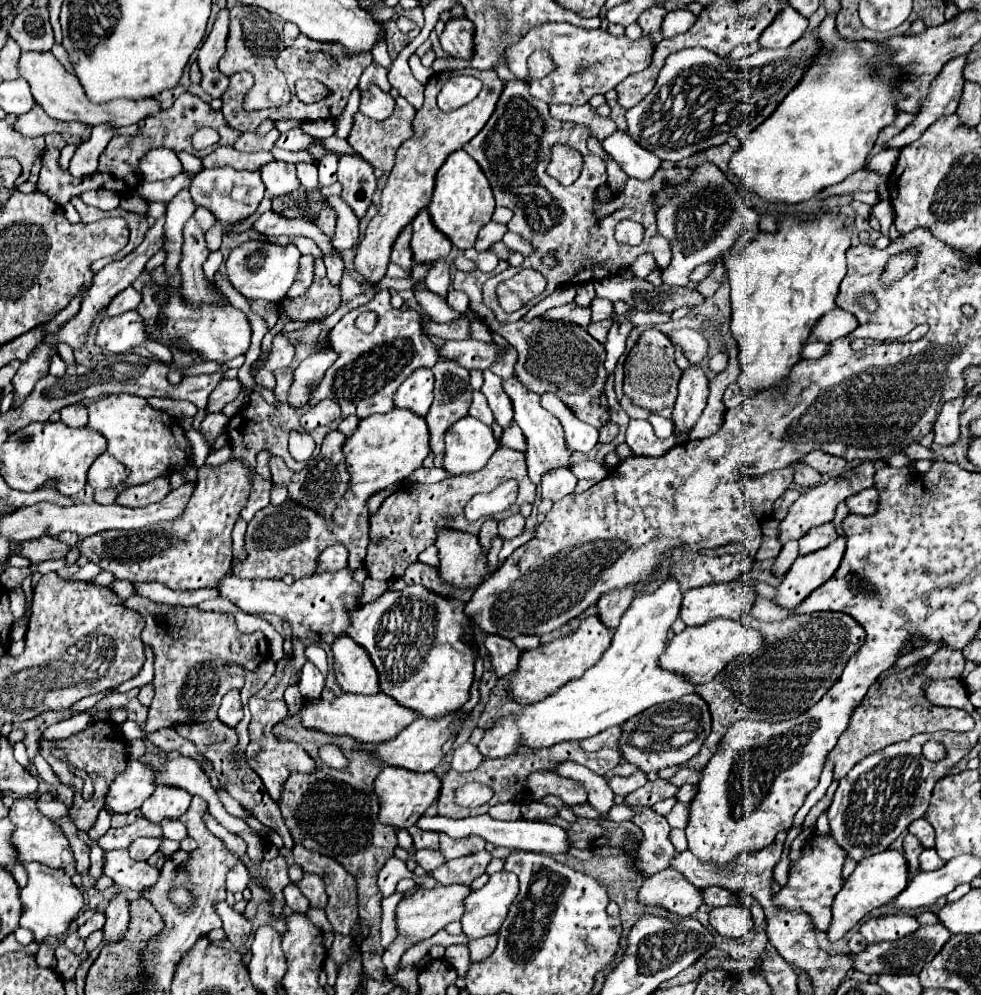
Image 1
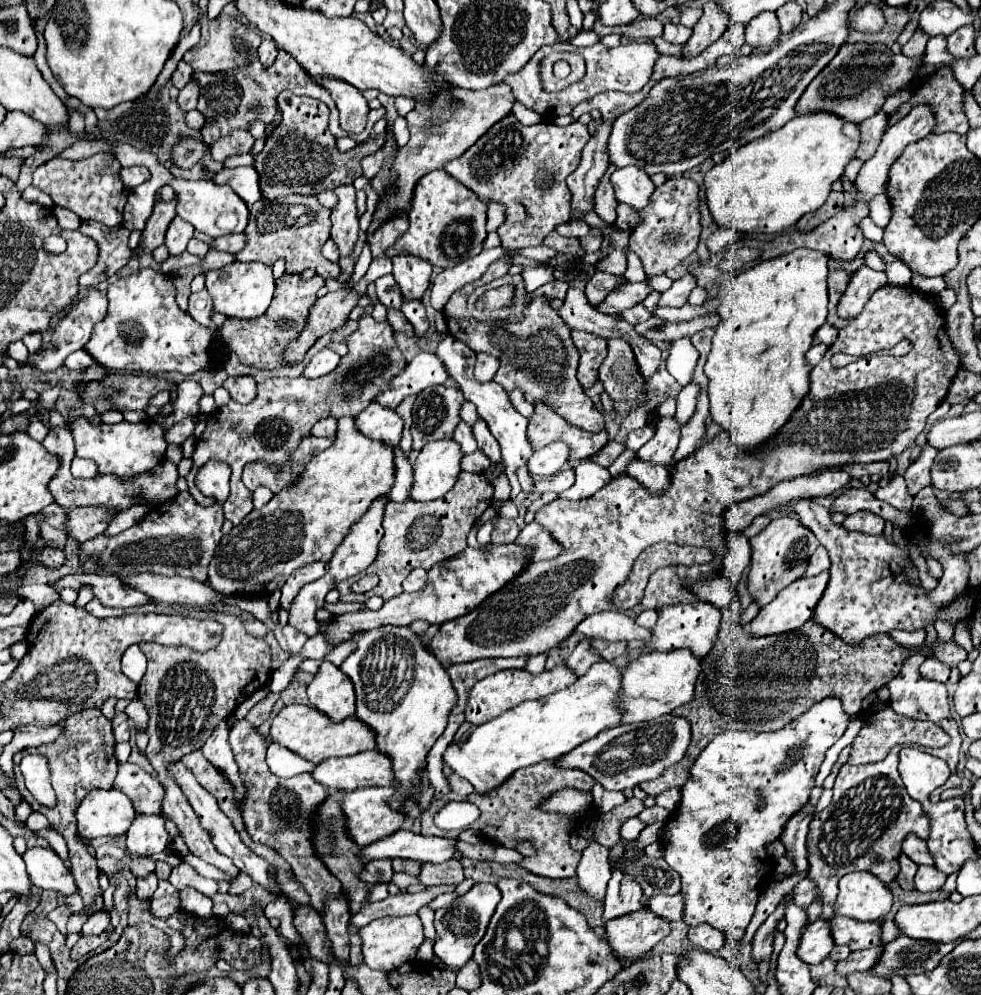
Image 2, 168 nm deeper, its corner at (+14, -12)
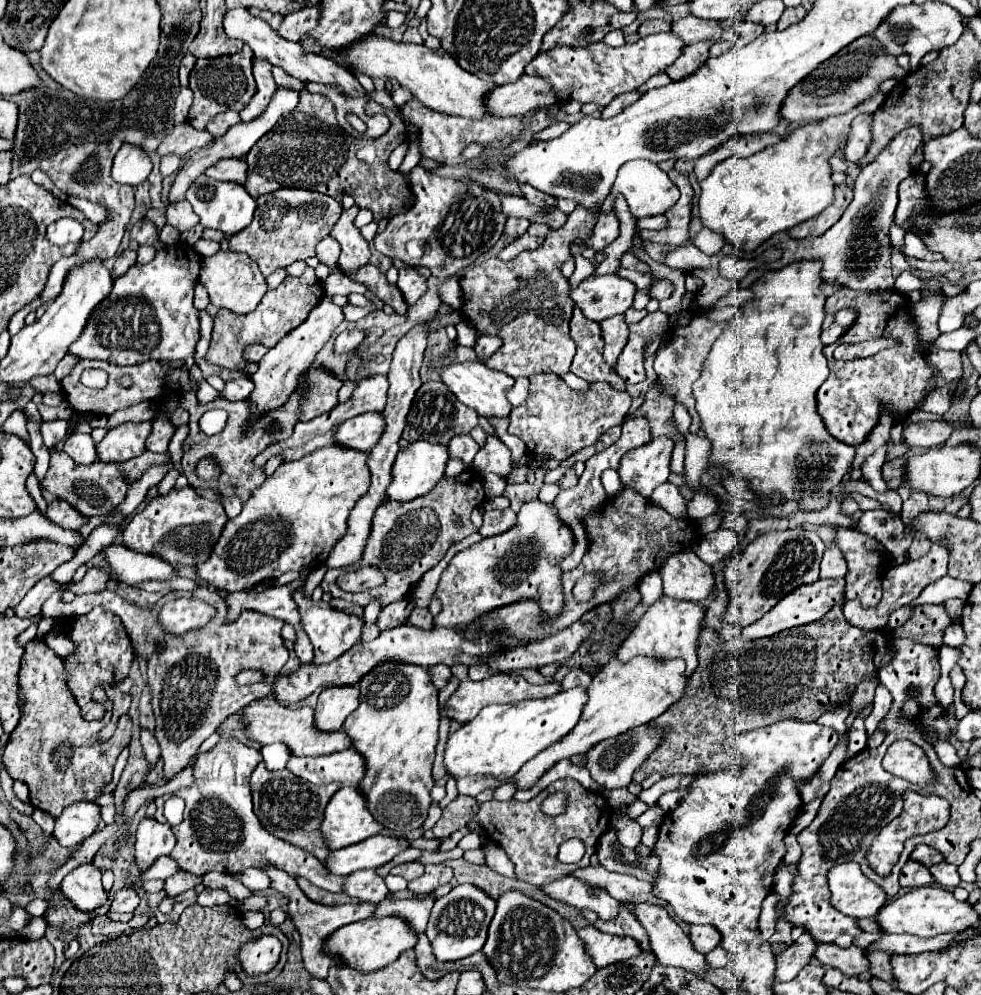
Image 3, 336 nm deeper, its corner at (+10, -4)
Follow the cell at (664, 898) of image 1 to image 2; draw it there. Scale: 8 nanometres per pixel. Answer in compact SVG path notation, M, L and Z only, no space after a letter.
M642 905L638 911L614 917L606 923L606 941L622 961L640 957L670 933L670 923Z

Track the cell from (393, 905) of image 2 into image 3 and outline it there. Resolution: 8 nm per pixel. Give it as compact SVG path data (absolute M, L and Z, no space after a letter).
M264 869L268 873L268 877L272 879L272 889L284 893L288 899L290 899L290 905L288 905L288 913L294 921L294 925L298 927L300 935L302 935L302 959L304 959L304 969L312 975L312 977L318 977L318 979L326 979L328 975L328 969L330 969L330 961L326 961L326 957L318 957L318 947L322 945L322 939L326 939L334 929L342 927L342 925L348 925L348 923L354 923L354 921L362 921L362 919L368 919L376 905L374 903L358 903L358 905L334 905L334 907L328 907L328 905L320 905L320 903L312 903L306 895L302 895L302 891L298 889L296 881L292 877L286 877L286 873L278 873L278 869Z

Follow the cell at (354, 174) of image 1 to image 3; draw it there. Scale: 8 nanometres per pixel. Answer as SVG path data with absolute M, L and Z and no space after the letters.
M356 205L346 209L342 213L342 217L338 219L338 223L334 225L334 229L330 231L330 237L334 237L340 243L340 247L342 247L342 255L338 259L338 267L346 275L356 273L362 265L366 265L370 261L370 245L360 235L360 229L354 227L356 213L358 213Z

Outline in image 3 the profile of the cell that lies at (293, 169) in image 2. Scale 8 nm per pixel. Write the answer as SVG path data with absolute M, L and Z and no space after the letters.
M306 89L300 91L300 103L298 107L282 117L272 131L268 131L248 153L248 181L244 183L246 191L256 199L258 195L264 193L272 193L276 189L282 187L296 187L296 189L310 189L310 191L318 191L330 197L342 197L342 195L356 195L358 189L364 191L364 207L360 209L370 209L374 213L374 219L382 219L388 217L392 213L406 213L408 209L404 207L404 201L408 197L408 187L404 177L398 171L390 171L388 169L388 155L392 153L394 147L400 145L402 137L404 137L404 123L398 115L398 109L392 109L390 113L396 115L388 115L392 121L392 127L378 139L358 139L348 135L336 121L336 111L334 105L328 97L324 95L316 95L316 93L308 93Z

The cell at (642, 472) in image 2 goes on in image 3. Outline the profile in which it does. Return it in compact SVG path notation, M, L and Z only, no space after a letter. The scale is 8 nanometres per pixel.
M662 483L658 489L654 489L650 501L668 511L674 519L686 519L686 505L676 485Z

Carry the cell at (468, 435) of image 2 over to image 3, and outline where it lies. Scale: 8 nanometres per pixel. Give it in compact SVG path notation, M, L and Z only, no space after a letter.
M460 435L460 437L454 437L448 445L448 453L450 453L450 459L460 459L464 461L466 469L472 469L474 465L474 455L478 453L478 445L476 441L470 437L470 435Z

